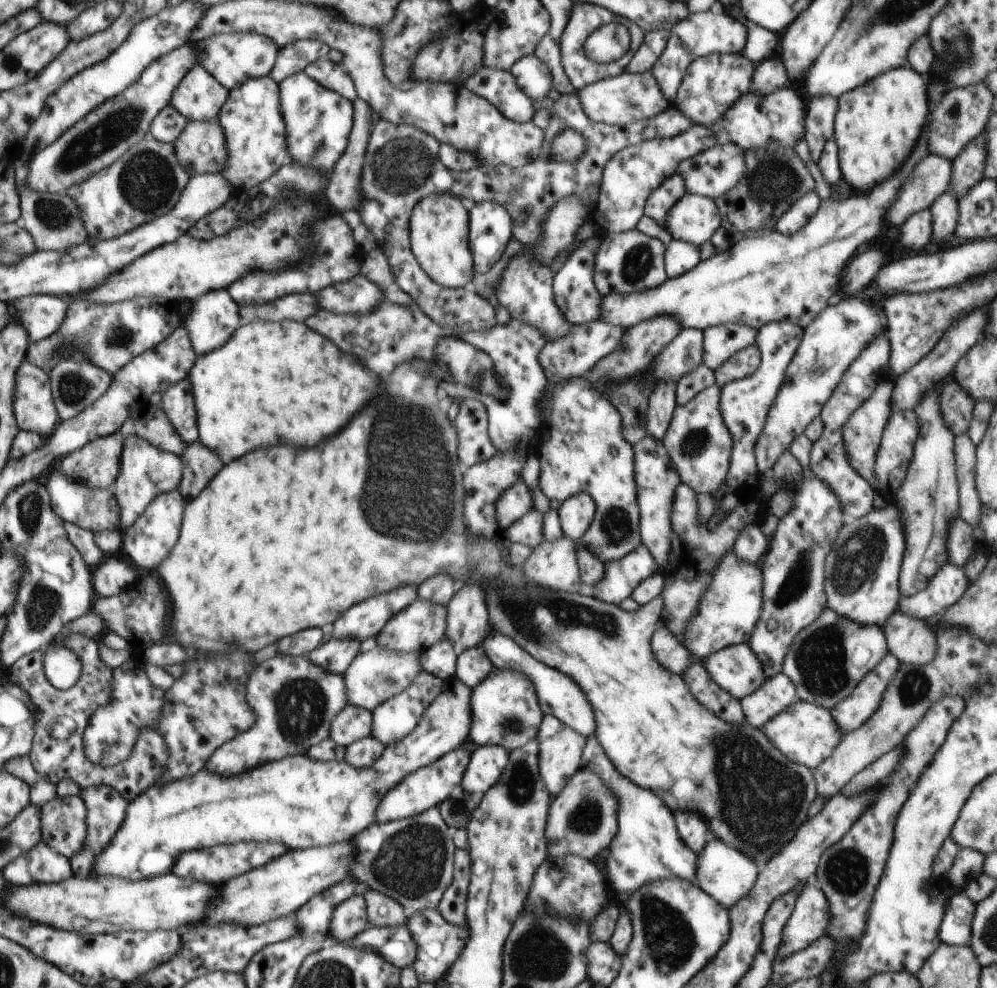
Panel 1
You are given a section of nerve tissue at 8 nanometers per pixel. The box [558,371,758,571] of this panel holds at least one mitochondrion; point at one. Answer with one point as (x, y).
(696, 436)

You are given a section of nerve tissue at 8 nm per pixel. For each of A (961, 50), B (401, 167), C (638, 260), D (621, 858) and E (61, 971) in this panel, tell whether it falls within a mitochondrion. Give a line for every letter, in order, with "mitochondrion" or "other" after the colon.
A: mitochondrion
B: mitochondrion
C: mitochondrion
D: other
E: other

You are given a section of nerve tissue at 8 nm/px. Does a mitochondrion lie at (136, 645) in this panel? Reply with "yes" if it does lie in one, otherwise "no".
no

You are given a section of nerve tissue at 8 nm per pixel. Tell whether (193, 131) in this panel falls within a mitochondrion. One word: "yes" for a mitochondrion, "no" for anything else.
no

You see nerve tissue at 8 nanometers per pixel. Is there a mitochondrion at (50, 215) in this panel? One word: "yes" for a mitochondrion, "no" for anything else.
yes

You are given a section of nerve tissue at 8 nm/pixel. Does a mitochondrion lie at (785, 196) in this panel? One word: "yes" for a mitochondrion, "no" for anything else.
yes

